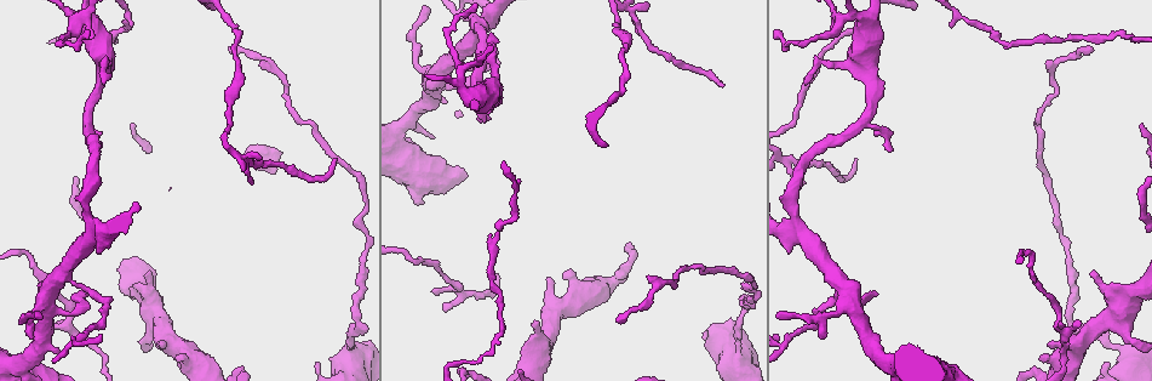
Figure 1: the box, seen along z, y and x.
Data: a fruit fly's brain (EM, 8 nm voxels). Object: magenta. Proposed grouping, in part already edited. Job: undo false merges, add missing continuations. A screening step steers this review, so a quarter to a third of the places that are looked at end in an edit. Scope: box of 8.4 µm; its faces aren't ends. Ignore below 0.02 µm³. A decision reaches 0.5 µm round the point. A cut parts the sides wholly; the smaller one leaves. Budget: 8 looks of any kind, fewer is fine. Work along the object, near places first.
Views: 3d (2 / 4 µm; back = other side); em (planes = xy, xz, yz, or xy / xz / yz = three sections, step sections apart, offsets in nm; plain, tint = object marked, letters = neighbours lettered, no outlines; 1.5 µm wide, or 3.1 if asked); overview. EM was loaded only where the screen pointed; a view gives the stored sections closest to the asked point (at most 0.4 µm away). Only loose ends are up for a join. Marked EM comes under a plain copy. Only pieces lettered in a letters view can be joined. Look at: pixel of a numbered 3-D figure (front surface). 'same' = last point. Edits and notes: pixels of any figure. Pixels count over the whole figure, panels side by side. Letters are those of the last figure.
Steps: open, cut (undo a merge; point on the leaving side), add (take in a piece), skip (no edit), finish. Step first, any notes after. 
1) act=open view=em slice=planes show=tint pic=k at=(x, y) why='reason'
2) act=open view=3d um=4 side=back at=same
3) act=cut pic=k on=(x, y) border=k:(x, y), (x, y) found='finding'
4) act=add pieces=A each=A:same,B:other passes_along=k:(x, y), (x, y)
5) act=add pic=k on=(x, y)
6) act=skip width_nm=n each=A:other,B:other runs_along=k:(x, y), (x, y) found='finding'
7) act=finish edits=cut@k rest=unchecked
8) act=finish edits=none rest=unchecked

act=open view=3d um=4 pic=1 at=(85, 295)

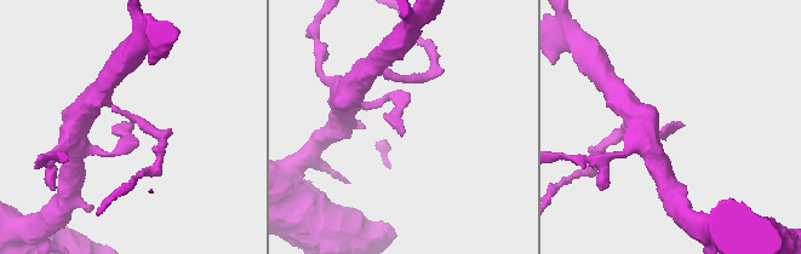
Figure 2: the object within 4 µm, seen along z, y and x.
act=open view=em slice=planes show=tint pic=2 at=(680, 122)

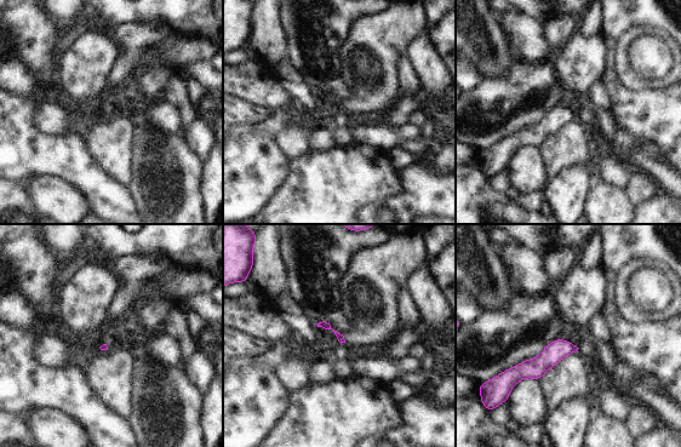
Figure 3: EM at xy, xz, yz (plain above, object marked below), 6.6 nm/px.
act=open view=em slice=planes show=letters at=same why='what lies round it'

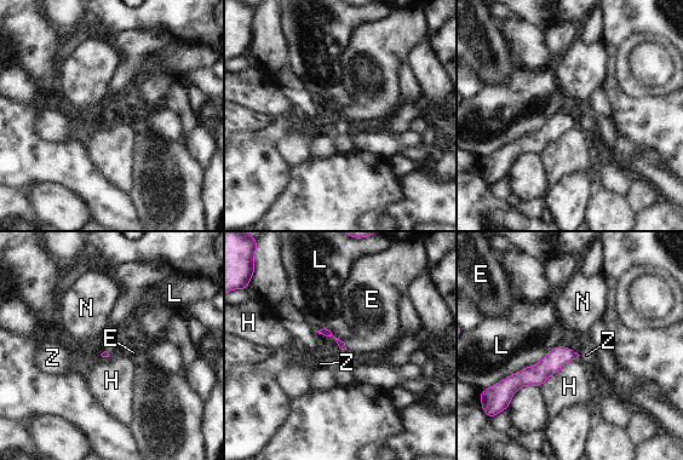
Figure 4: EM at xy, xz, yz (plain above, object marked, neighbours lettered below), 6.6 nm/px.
act=skip each=E:other,H:other,L:other,N:other,Z:other found='no lettered piece goes on from it'

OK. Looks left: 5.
act=open view=em slice=planes show=letters pic=1 at=(149, 271) why='an open end'

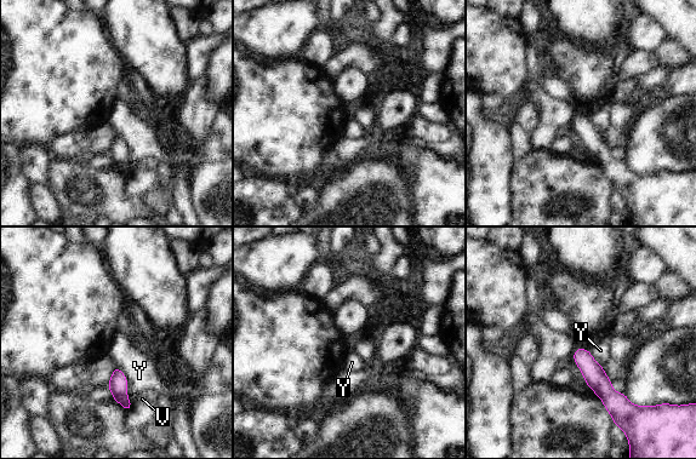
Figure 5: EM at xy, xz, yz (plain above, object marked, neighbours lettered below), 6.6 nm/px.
act=skip each=V:other,Y:other runs_along=5:(578, 351), (595, 379), (620, 411) found='none of them fits'

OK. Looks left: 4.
act=open view=em slice=planes show=letters pic=1 at=(93, 38) why='free end'

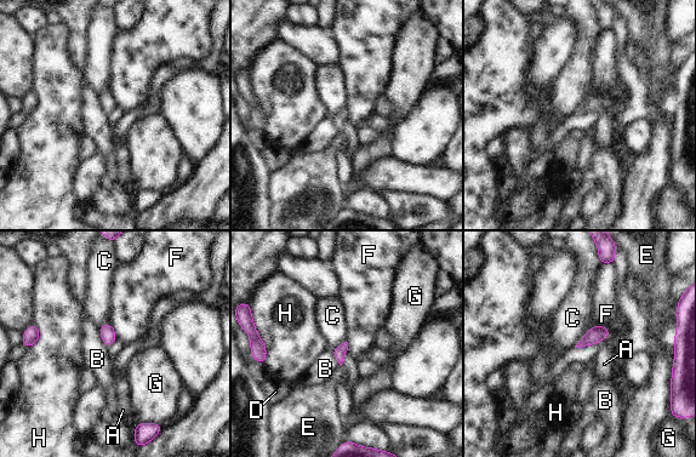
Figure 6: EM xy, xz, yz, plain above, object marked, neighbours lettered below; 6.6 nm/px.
act=skip longest_contact=C:190nm each=A:other,B:other,C:other,D:other,E:other,F:other,G:other,H:other found='none of them fits'

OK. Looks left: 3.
act=finish edits=none rest=unchecked

